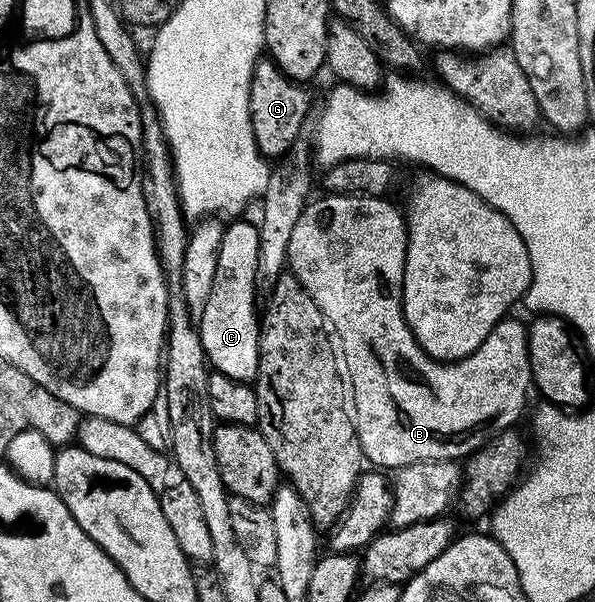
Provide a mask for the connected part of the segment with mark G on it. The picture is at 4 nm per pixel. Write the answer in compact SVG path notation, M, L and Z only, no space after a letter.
M259 59L254 65L250 80L250 126L256 139L256 147L267 159L285 158L286 154L303 136L302 128L306 125L306 116L310 113L310 93L301 81L294 81L276 67L269 59Z

